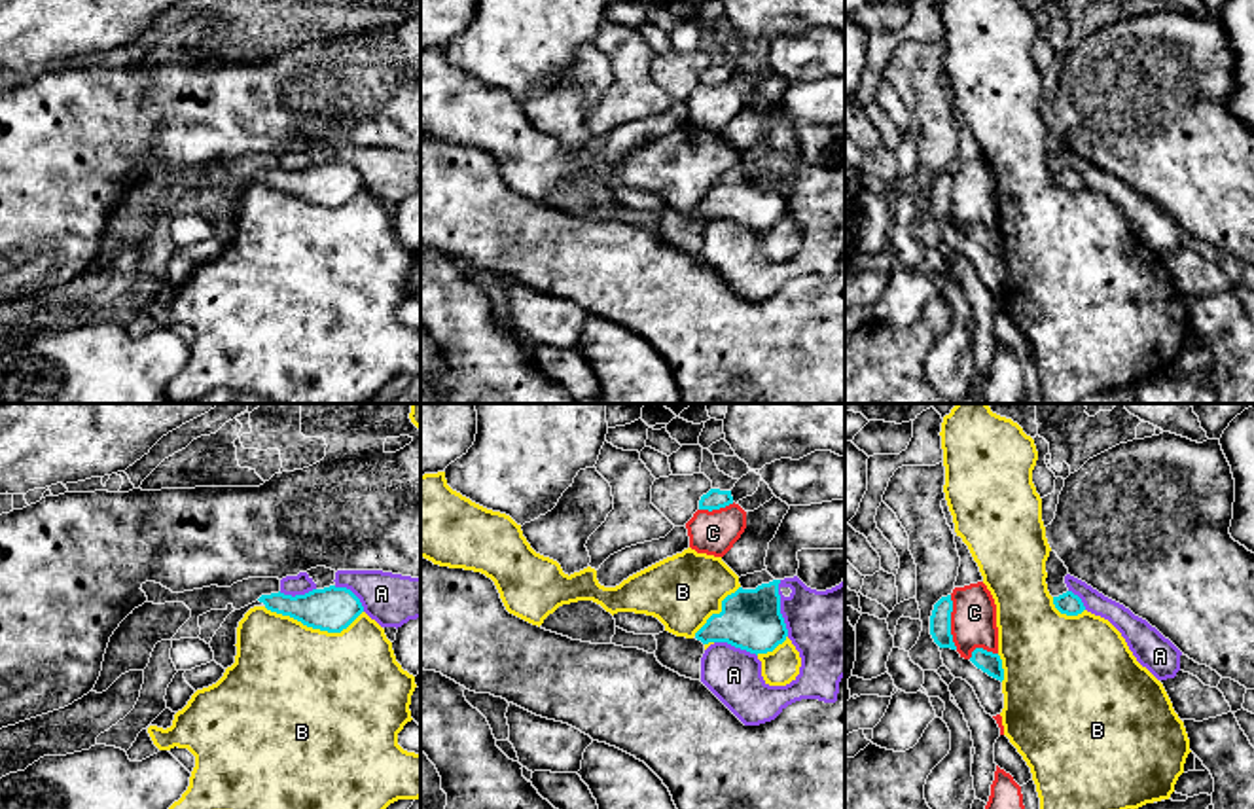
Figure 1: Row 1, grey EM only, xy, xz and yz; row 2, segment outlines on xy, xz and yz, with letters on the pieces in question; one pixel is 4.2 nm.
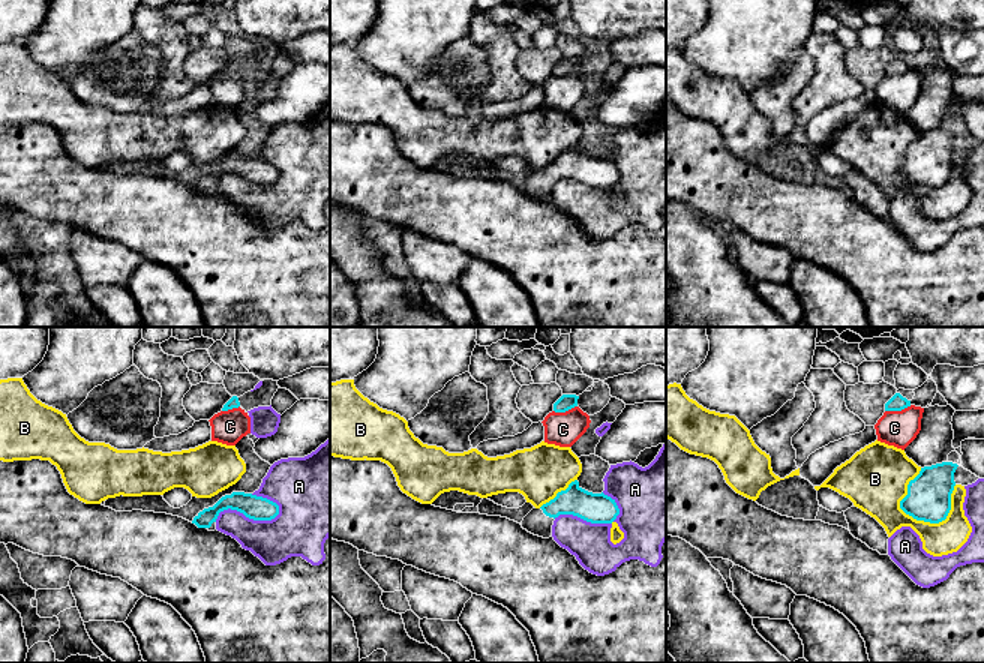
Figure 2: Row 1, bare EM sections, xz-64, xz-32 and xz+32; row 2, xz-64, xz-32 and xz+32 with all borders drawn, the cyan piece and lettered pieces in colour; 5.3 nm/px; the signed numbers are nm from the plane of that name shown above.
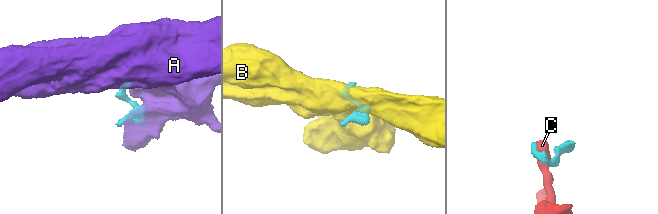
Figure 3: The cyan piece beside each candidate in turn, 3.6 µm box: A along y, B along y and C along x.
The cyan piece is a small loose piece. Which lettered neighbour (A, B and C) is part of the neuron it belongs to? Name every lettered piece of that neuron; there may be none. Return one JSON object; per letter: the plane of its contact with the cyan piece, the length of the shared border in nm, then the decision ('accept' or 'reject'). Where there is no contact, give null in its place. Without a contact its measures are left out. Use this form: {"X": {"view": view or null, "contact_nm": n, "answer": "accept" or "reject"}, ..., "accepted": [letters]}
{"A": {"view": "xz", "contact_nm": 240, "answer": "reject"}, "B": {"view": "xy", "contact_nm": 420, "answer": "reject"}, "C": {"view": "yz", "contact_nm": 240, "answer": "reject"}, "accepted": []}

